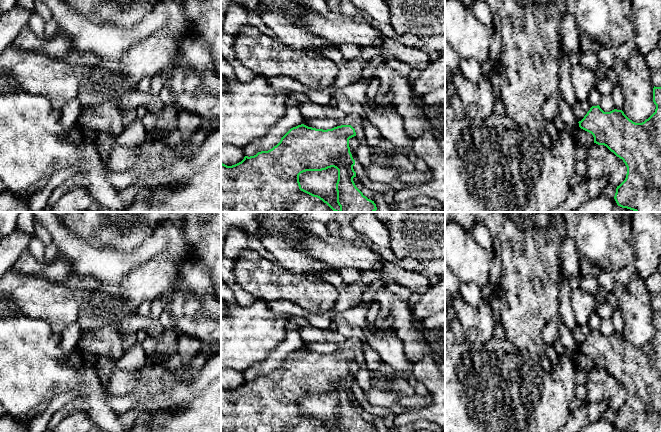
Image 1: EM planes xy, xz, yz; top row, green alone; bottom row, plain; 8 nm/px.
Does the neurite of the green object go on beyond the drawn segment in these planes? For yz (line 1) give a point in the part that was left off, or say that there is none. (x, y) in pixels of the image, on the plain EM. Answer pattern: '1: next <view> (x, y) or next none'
1: next none

